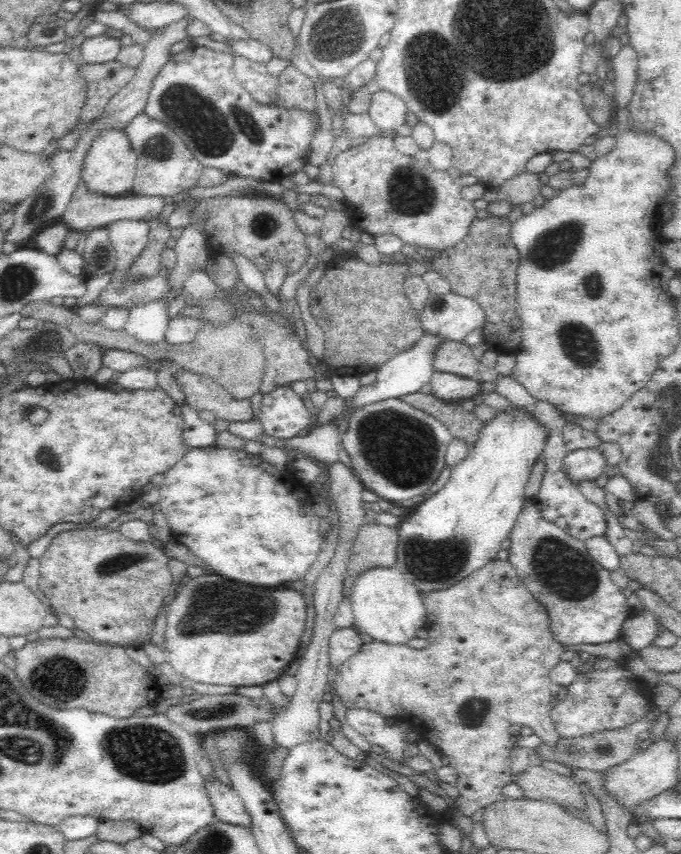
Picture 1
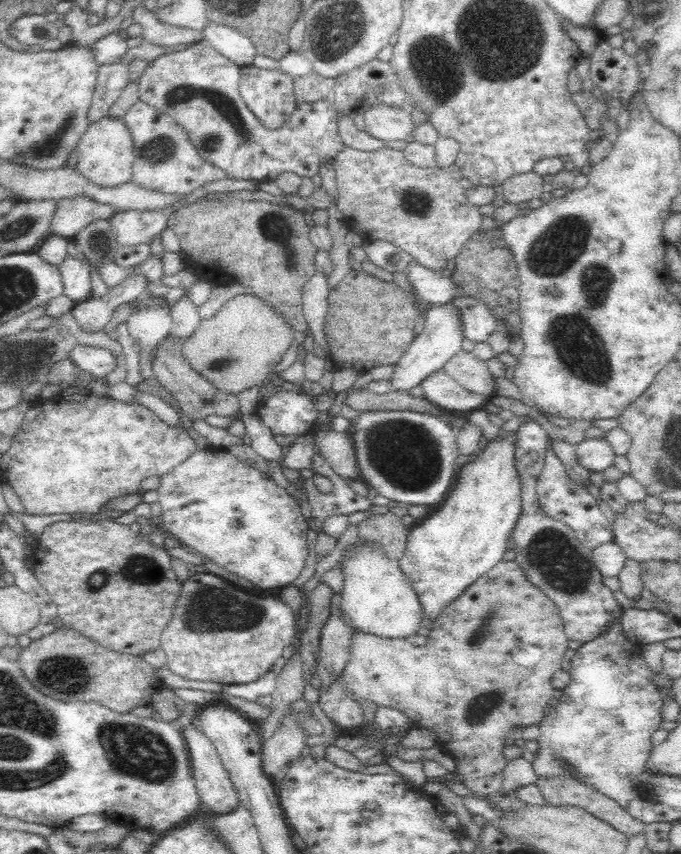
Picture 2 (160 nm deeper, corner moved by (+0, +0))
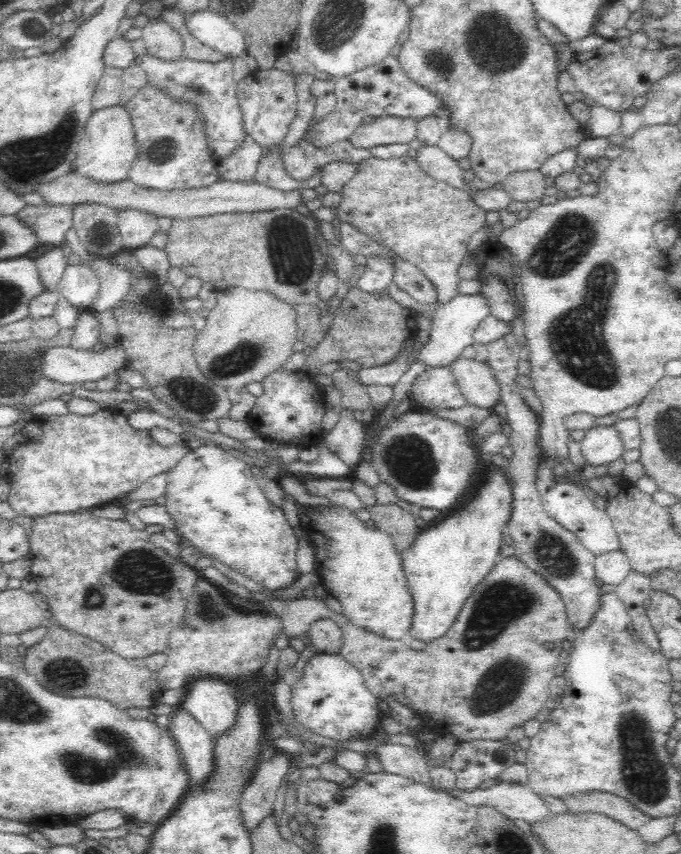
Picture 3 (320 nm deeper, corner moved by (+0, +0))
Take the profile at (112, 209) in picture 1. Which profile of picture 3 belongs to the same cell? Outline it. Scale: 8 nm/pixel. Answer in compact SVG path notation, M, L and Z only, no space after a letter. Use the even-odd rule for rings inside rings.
M26 205L16 217L28 226L36 235L36 244L50 244L50 246L64 243L66 231L72 226L71 206L61 205Z

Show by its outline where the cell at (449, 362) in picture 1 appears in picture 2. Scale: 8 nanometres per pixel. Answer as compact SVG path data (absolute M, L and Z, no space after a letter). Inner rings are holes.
M460 349L443 369L467 391L482 395L486 400L495 396L496 378L488 371L487 363L470 350Z

